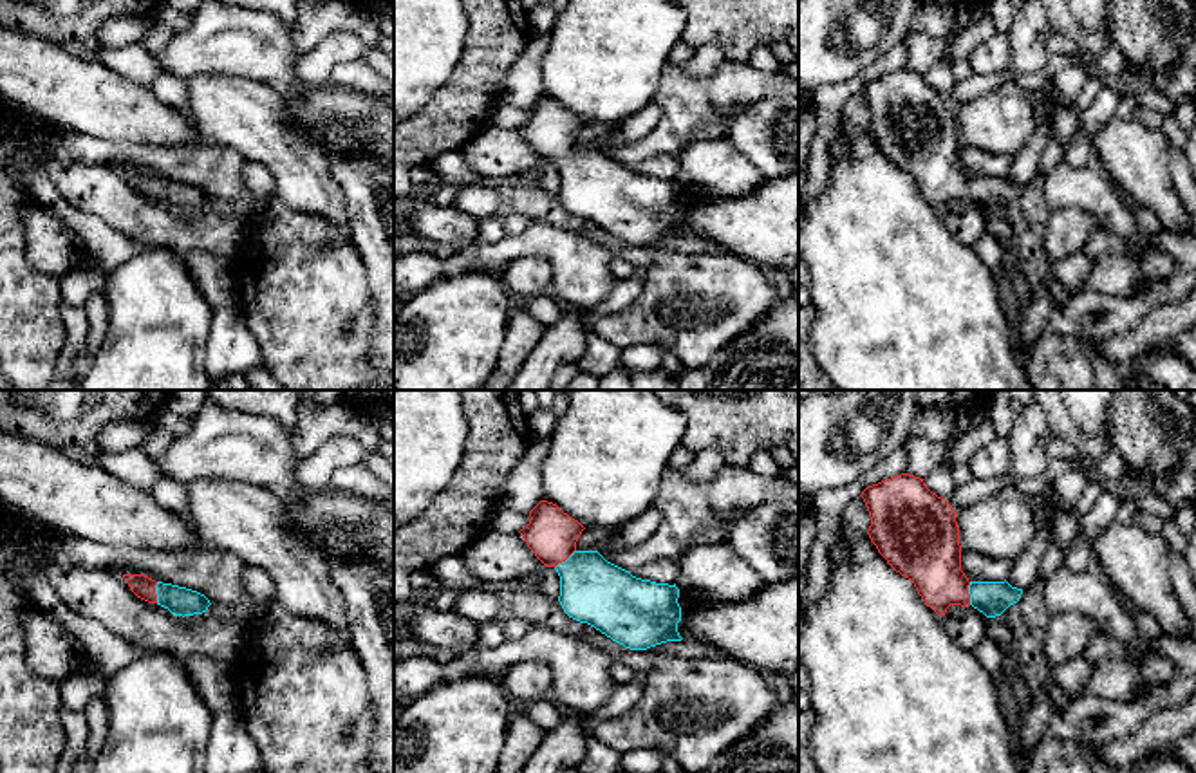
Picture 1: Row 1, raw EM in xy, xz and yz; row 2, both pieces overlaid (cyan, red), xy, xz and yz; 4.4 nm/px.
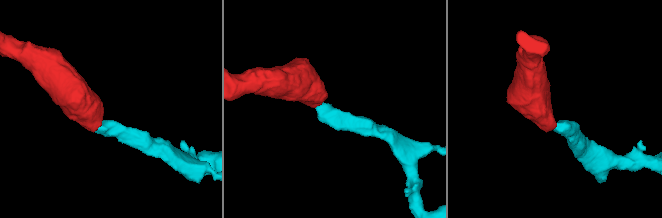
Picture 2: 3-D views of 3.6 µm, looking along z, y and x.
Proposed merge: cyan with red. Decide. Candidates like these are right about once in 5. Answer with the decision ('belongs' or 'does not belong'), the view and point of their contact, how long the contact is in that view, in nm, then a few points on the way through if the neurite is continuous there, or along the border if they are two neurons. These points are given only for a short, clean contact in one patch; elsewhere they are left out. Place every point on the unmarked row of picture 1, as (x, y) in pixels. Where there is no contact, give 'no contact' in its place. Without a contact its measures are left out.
belongs | yz (969, 188) | 100 nm | across yz (992, 194), (969, 188), (929, 149)

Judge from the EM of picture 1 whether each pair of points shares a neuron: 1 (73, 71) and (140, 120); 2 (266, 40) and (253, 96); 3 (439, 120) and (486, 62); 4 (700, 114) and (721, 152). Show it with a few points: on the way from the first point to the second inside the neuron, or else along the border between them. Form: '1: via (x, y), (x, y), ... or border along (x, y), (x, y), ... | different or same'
1: via (89, 87), (107, 105), (123, 111) | same
2: border along (215, 74), (246, 76), (284, 94) | different
3: via (454, 105), (474, 85), (477, 76) | same
4: border along (727, 138), (692, 141), (678, 156) | different

